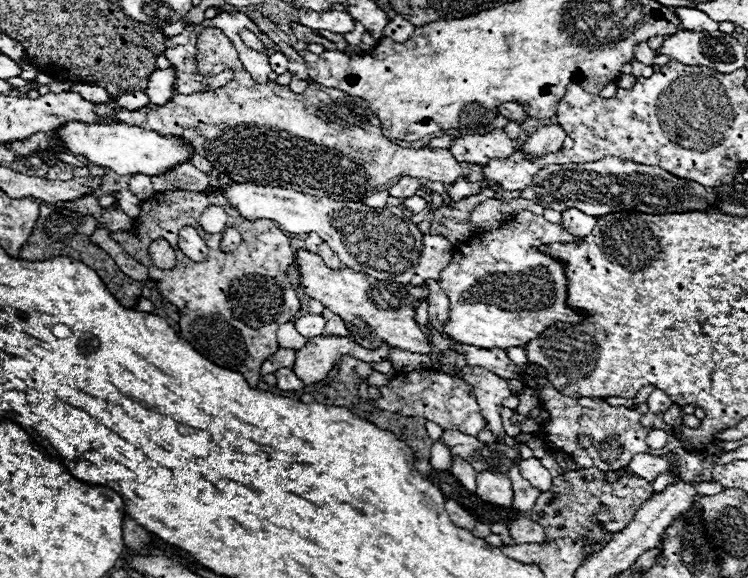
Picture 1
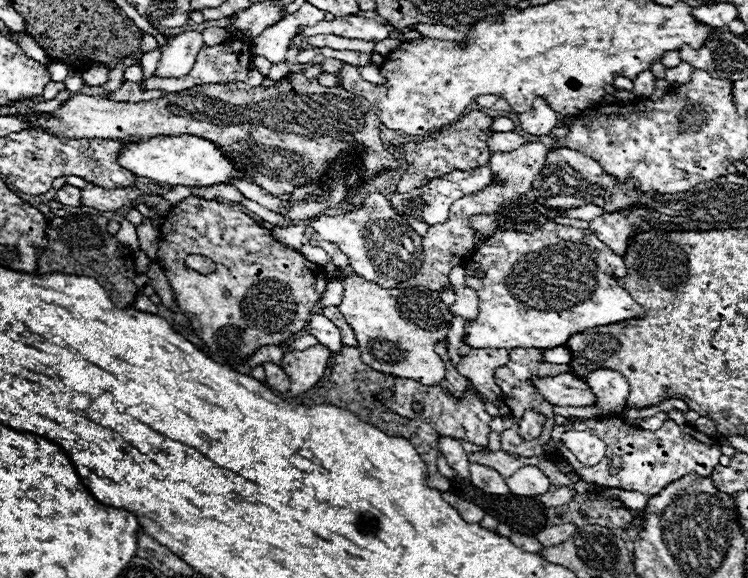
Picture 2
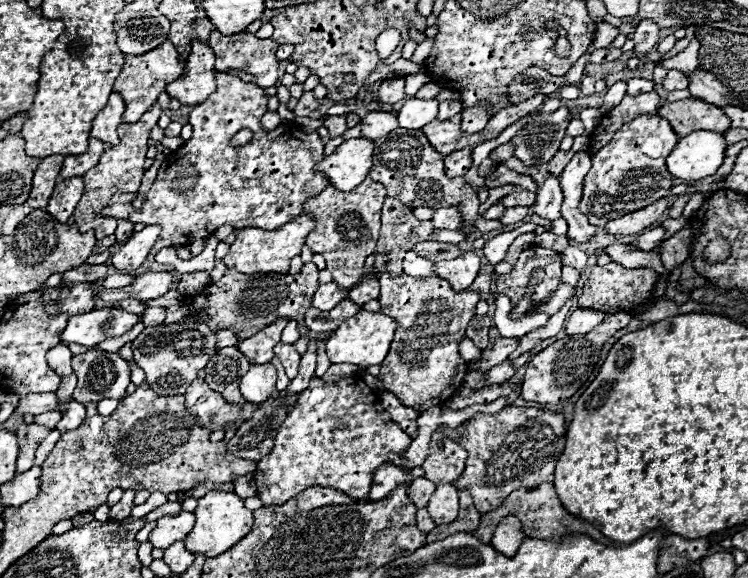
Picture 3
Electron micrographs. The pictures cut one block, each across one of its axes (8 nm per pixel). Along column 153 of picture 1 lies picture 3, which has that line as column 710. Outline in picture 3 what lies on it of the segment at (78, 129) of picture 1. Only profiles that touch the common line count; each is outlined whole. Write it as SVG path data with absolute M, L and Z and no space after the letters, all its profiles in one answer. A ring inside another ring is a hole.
M696 130L680 138L672 154L666 158L668 170L674 178L682 180L708 178L722 166L726 146L722 132Z

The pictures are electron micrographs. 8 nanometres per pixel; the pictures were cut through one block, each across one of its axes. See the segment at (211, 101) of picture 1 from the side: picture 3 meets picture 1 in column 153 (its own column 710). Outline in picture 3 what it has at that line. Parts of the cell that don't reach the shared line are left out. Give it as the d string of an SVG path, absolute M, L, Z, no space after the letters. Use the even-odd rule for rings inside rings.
M698 98L664 104L658 114L672 124L674 132L680 138L688 136L694 130L726 132L730 128L730 118L718 106L712 106Z

